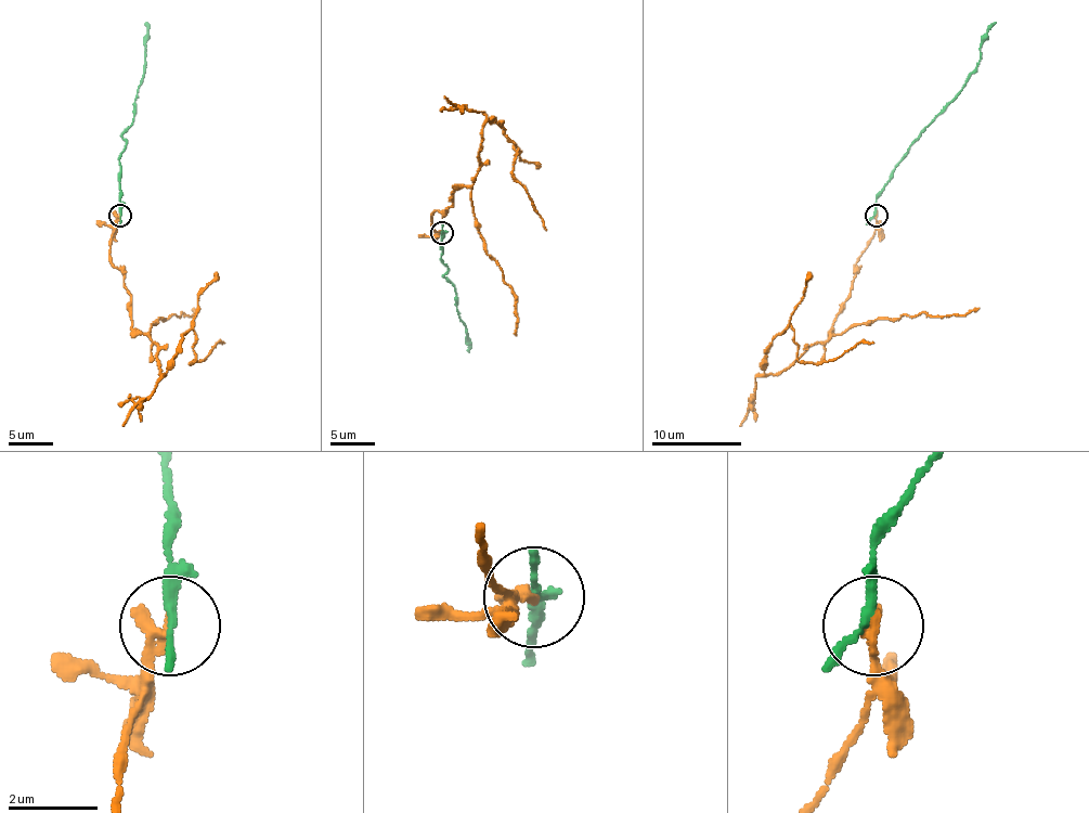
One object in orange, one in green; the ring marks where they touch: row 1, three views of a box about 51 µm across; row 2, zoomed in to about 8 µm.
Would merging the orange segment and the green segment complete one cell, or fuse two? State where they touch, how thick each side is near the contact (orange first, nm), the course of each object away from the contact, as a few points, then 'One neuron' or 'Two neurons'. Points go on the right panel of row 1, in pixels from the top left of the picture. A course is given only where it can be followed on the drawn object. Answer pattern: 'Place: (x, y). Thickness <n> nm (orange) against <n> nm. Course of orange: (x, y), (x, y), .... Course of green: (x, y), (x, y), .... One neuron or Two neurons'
Place: (876, 215). Thickness 320 nm (orange) against 180 nm. Course of orange: (876, 216), (830, 336), (775, 374), (763, 372), (770, 344), (788, 327), (796, 359), (808, 363), (873, 340). Course of green: (876, 216), (876, 195), (911, 144), (976, 67), (981, 38), (996, 23). Two neurons

